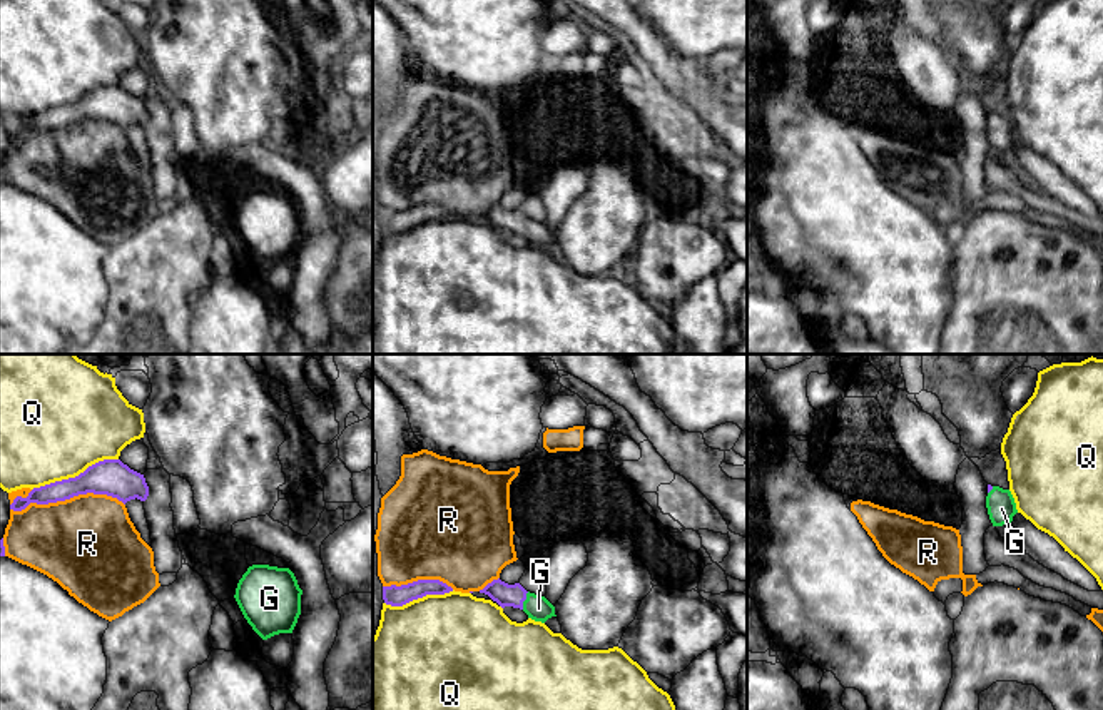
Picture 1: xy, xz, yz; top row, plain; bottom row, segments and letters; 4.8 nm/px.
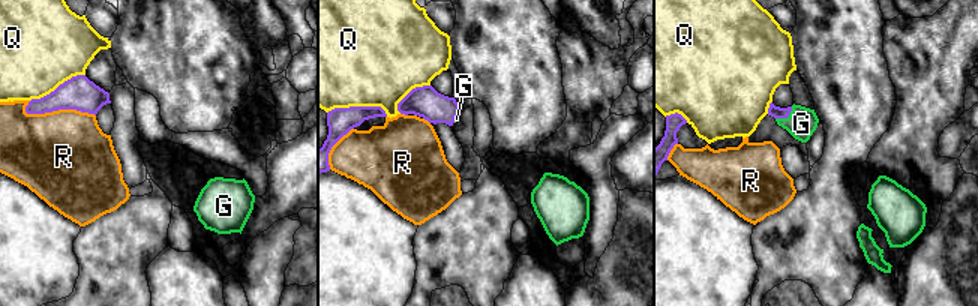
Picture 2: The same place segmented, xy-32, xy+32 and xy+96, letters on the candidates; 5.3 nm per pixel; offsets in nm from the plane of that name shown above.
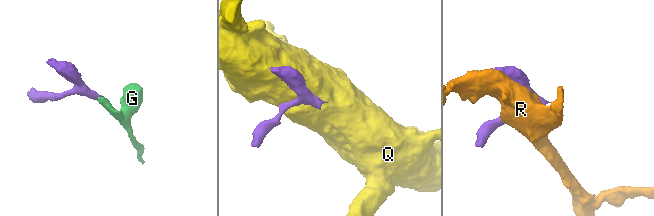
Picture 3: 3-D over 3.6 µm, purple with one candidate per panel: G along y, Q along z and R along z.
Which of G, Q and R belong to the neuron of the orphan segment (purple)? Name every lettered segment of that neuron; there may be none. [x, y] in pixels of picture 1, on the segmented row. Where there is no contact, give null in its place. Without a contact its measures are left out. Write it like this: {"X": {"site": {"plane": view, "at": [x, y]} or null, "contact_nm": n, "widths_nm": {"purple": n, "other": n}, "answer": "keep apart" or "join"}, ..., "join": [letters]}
{"G": {"site": {"plane": "xz", "at": [525, 598]}, "contact_nm": 90, "widths_nm": {"purple": 110, "other": 120}, "answer": "join"}, "Q": {"site": {"plane": "xy", "at": [76, 476]}, "contact_nm": 440, "widths_nm": {"purple": 180, "other": 480}, "answer": "keep apart"}, "R": {"site": {"plane": "xy", "at": [67, 498]}, "contact_nm": 550, "widths_nm": {"purple": 180, "other": 460}, "answer": "keep apart"}, "join": ["G"]}

